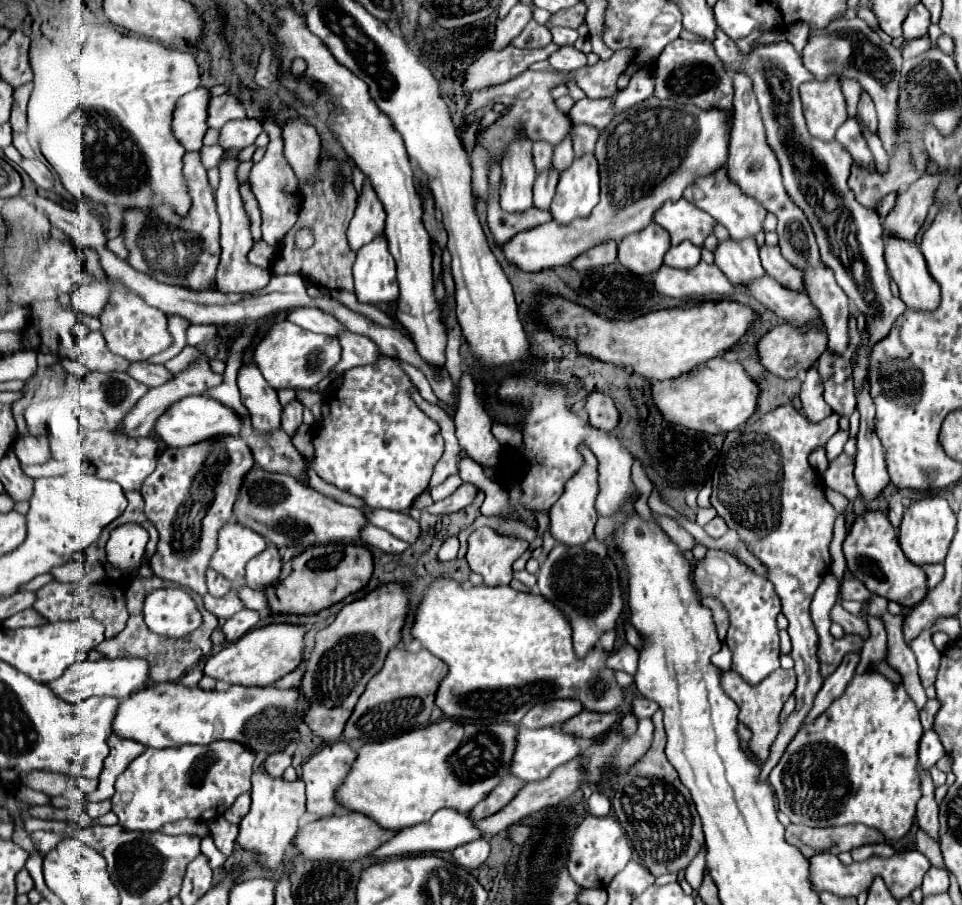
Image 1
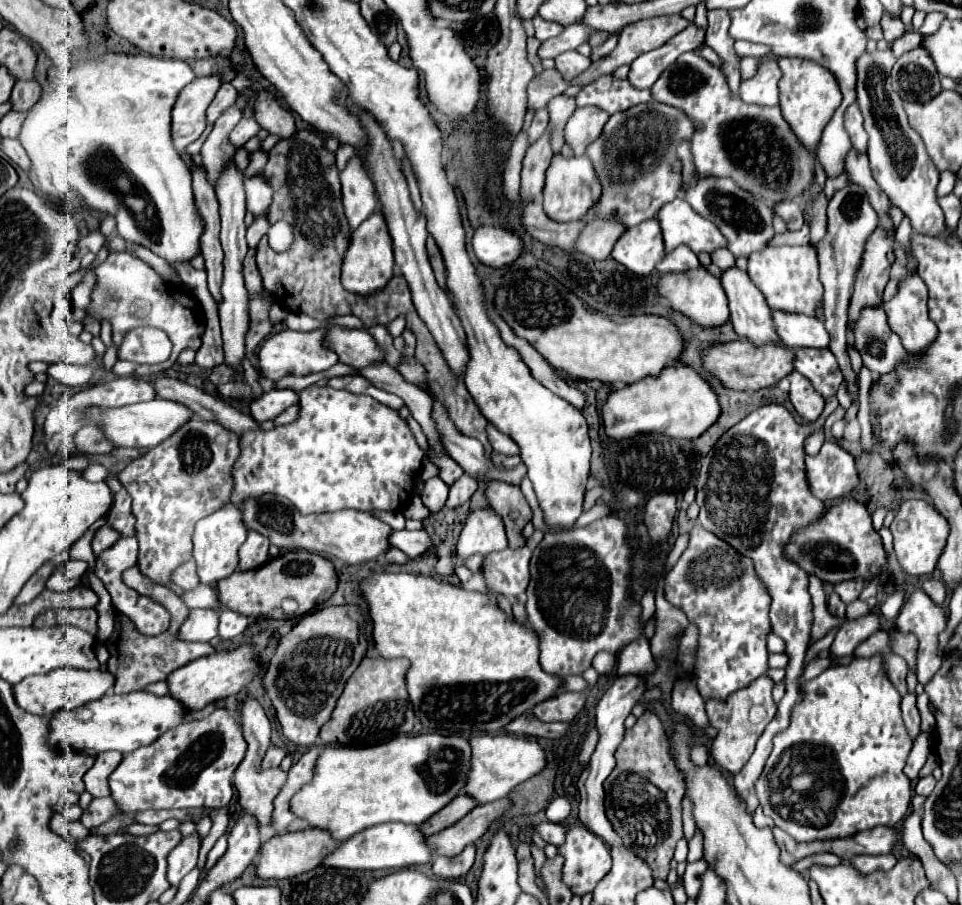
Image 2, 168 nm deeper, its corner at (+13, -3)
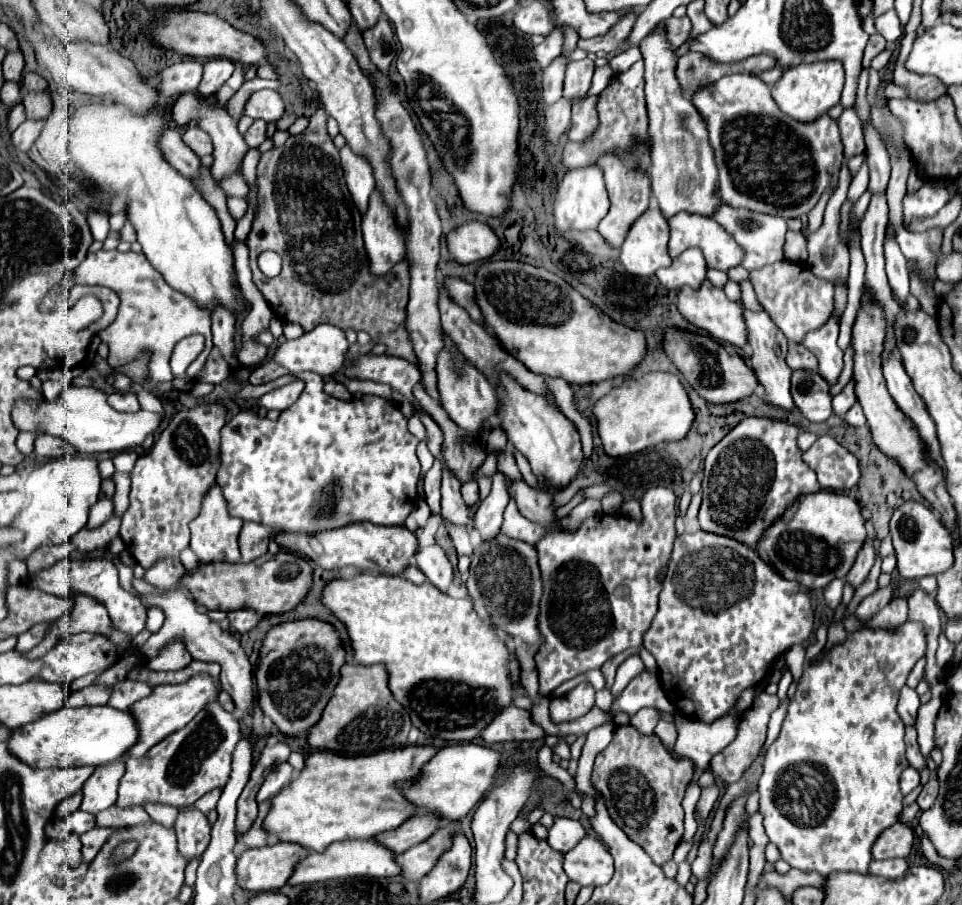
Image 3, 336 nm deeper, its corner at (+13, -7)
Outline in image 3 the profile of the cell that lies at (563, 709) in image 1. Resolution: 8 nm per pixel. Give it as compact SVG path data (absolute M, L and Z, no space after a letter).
M579 684L571 692L551 700L551 706L549 706L551 720L555 724L577 720L593 708L593 700L595 700L595 690L589 684Z

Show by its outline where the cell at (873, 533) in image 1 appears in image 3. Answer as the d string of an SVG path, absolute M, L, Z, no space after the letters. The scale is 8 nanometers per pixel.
M821 490L815 496L795 500L795 504L787 508L783 520L771 526L757 552L783 578L797 580L807 590L819 590L831 580L847 576L865 538L865 518L859 502L845 494Z

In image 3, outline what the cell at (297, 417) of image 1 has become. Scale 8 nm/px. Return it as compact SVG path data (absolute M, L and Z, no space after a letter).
M297 380L297 382L291 382L287 386L283 386L283 388L275 388L269 394L265 394L265 396L259 398L259 406L267 408L267 410L279 410L279 412L283 412L283 410L287 410L299 398L303 386L305 384L301 380Z

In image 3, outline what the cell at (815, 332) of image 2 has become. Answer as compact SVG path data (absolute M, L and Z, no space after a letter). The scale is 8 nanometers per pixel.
M835 288L834 290L834 310L827 320L817 330L811 330L803 336L801 344L815 354L819 360L819 372L821 376L835 384L837 376L843 370L843 352L837 346L837 334L839 334L839 321L847 304L847 290L844 288Z

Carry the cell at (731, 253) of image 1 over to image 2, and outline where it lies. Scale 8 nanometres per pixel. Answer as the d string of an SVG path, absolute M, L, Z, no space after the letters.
M737 266L729 268L723 272L721 284L725 288L725 294L729 298L729 310L731 310L731 324L735 328L735 332L743 338L747 338L753 346L765 346L765 344L775 344L779 340L779 334L775 332L775 324L771 320L771 310L767 308L765 296L759 292L759 288L755 288L755 284L749 280L749 276L745 272L741 272Z

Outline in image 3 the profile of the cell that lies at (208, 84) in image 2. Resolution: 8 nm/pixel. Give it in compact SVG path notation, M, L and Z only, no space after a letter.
M209 60L205 62L205 68L203 68L203 80L197 88L197 94L199 96L213 96L225 82L227 78L233 74L235 70L235 64L231 60Z

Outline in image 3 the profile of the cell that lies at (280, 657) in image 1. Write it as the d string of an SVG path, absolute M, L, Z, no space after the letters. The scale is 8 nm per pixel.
M205 672L195 674L193 678L189 678L187 682L181 684L159 684L153 688L153 692L147 698L141 698L139 702L135 702L131 706L133 716L137 718L139 724L139 744L135 744L135 748L131 748L131 756L141 756L143 752L147 752L155 742L163 740L165 736L169 736L171 732L183 728L191 718L195 718L197 712L201 712L207 704L215 702L219 698L219 688L215 684L215 680L211 676L207 676Z

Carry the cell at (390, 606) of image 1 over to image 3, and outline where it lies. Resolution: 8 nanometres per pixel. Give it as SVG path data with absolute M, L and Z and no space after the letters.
M307 618L285 622L271 628L263 640L255 680L259 690L259 708L289 738L307 736L321 720L323 708L329 704L339 674L345 664L345 648L333 624Z

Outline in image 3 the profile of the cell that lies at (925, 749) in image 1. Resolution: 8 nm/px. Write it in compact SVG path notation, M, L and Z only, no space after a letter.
M907 766L901 774L901 792L909 794L917 784L919 784L919 770L915 770L913 766Z

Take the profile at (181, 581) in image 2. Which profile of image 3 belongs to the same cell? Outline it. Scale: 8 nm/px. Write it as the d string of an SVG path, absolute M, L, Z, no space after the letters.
M161 560L155 568L145 572L145 580L161 590L173 590L181 586L181 578L185 576L185 568L179 560Z

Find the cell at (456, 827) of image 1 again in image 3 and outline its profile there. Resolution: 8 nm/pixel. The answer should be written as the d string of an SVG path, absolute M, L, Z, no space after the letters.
M367 838L367 840L345 840L331 844L325 852L311 852L311 856L299 862L295 876L291 876L289 884L311 884L311 882L325 882L333 878L347 878L347 876L373 876L373 878L391 878L399 876L401 868L395 860L395 852L383 846L381 842Z

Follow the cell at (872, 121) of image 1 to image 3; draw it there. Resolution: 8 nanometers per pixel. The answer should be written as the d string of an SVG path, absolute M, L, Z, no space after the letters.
M853 108L843 110L839 116L839 130L841 130L841 140L845 146L845 160L859 156L865 152L865 140L863 140L863 124Z

